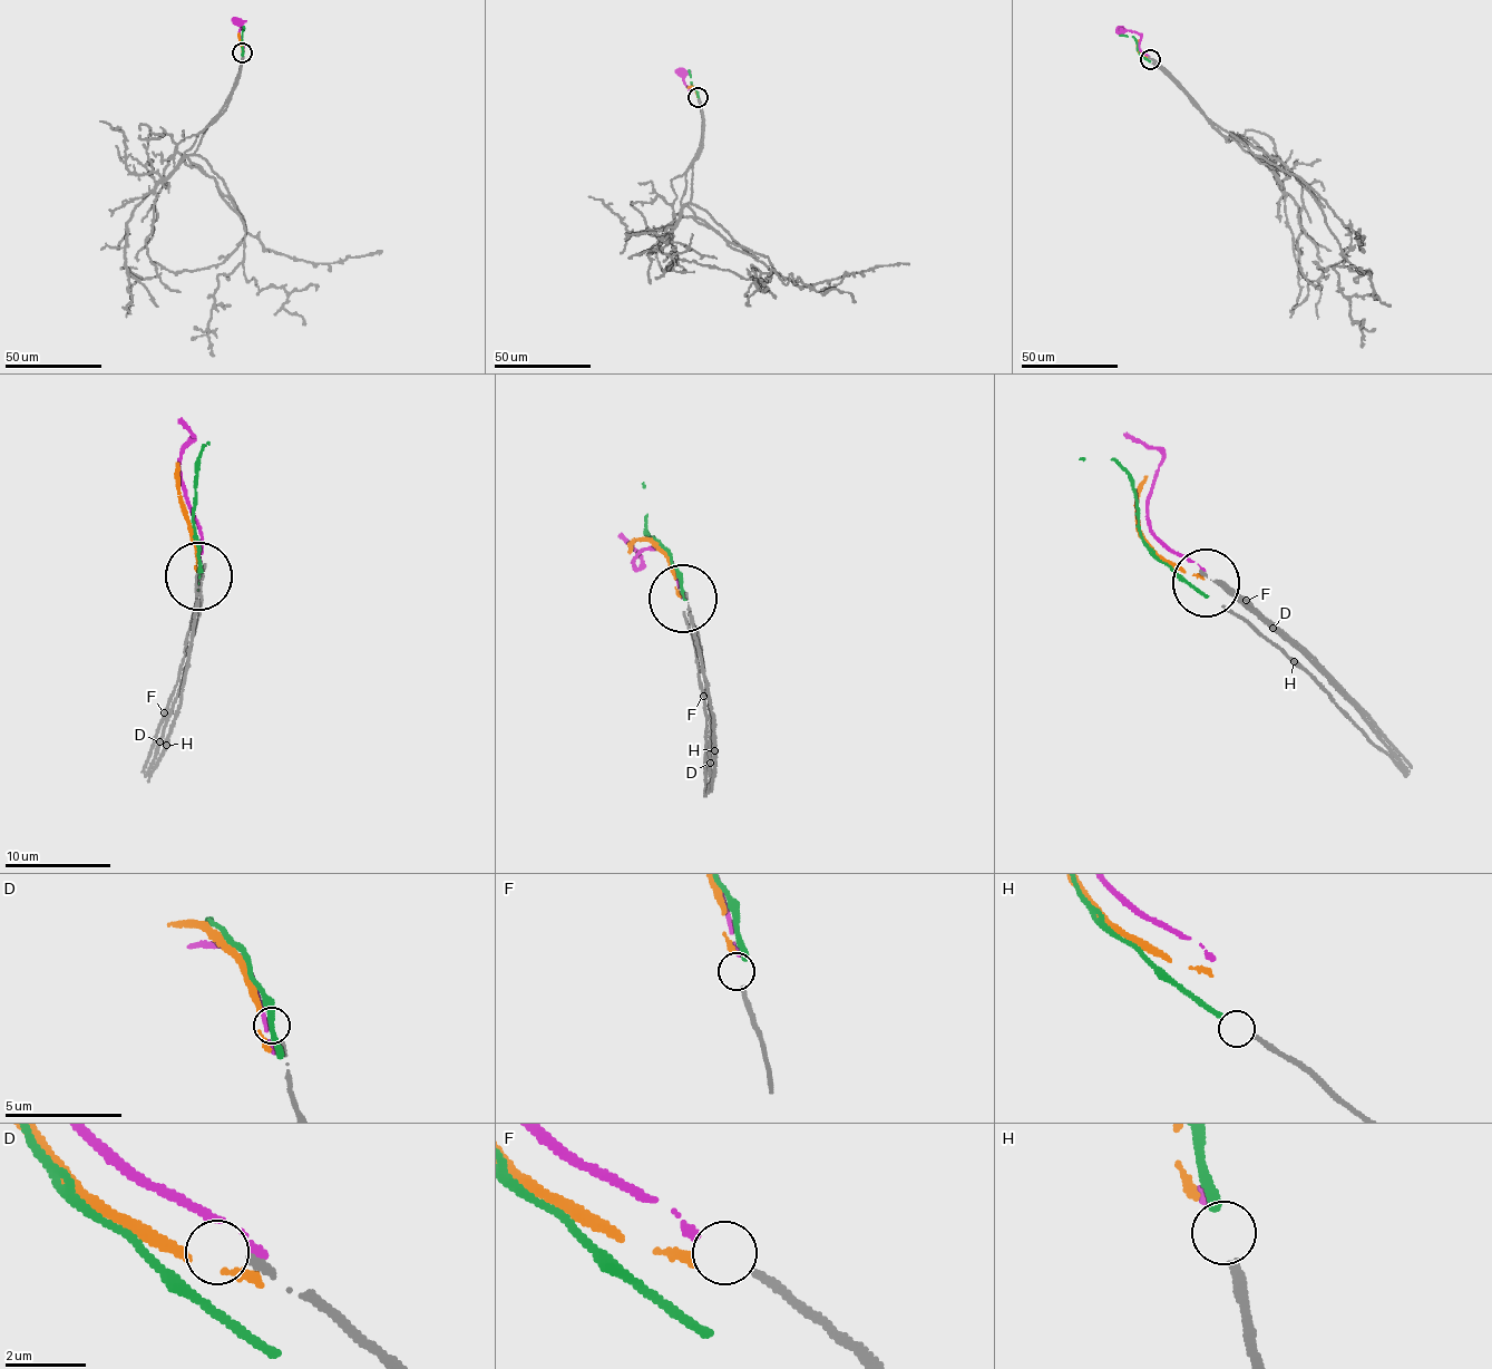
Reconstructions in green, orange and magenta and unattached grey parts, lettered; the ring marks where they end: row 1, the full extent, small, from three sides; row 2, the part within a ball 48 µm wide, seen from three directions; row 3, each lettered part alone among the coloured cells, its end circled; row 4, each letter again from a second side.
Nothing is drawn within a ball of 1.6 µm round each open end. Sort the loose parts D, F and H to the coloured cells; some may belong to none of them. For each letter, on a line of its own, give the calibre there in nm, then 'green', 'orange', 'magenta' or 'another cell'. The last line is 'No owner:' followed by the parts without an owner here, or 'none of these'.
D: calibre 190 nm; another cell
F: calibre 190 nm; magenta
H: calibre 200 nm; green
No owner: D

